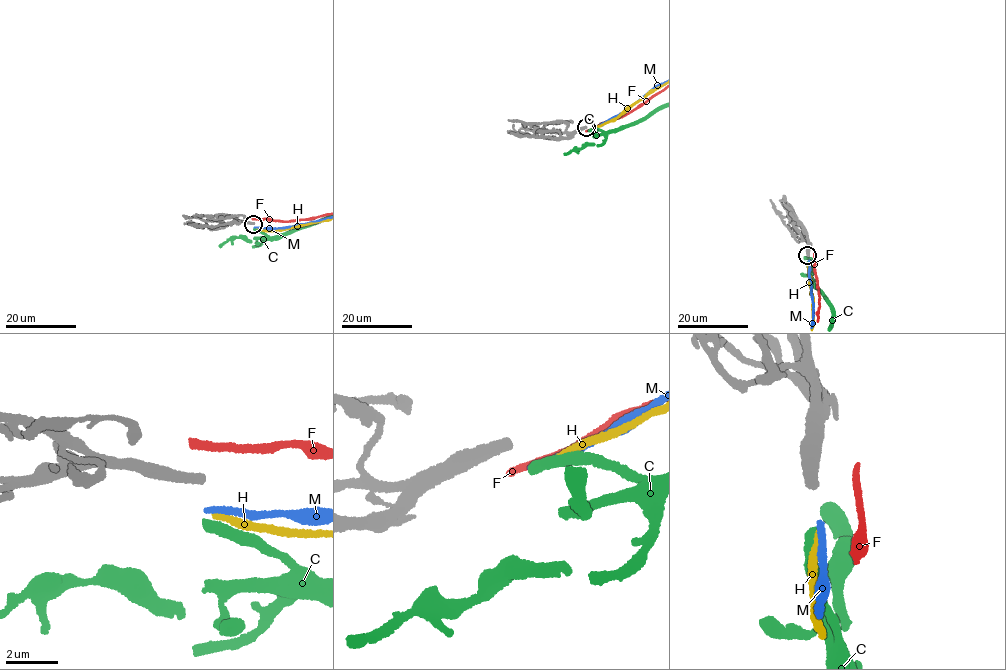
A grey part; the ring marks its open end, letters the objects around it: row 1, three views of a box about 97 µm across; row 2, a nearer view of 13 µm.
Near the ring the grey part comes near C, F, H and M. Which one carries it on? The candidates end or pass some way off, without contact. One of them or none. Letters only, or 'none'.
none

